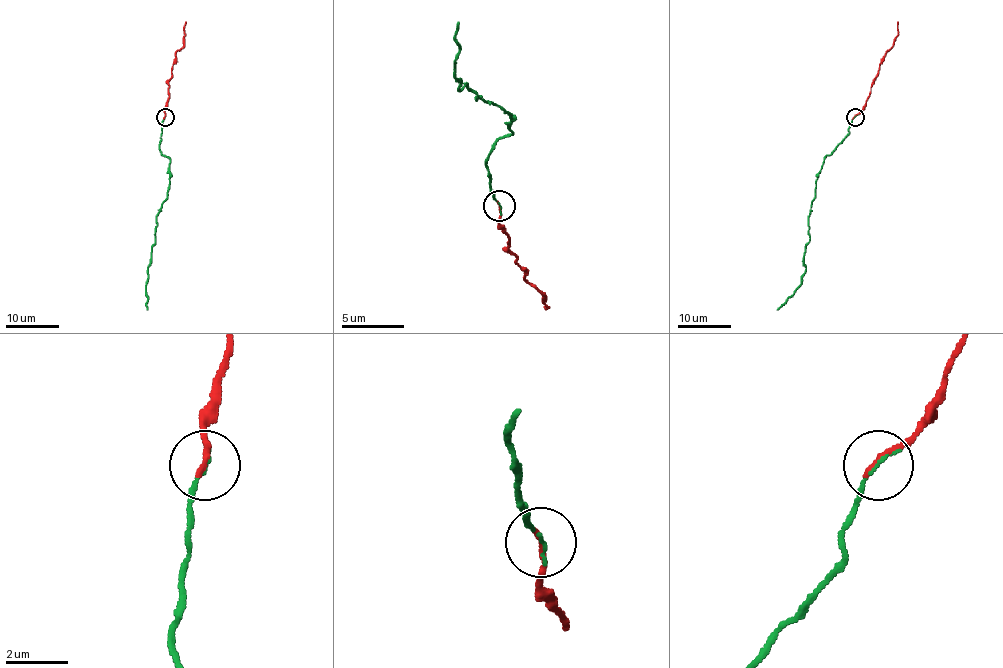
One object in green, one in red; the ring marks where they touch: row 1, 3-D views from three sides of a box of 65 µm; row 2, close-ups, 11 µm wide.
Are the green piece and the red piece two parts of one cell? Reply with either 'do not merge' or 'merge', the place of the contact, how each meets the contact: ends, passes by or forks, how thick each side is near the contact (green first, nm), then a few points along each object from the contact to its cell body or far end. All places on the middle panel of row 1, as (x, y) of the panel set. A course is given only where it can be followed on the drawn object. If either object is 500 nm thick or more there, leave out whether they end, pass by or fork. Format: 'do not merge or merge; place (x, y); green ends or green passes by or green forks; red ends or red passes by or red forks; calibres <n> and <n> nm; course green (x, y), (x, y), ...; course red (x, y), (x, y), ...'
merge; place (499, 206); green ends; red ends; calibres 100 and 200 nm; course green (498, 206), (486, 156), (511, 134), (511, 115), (476, 99), (467, 87), (461, 90), (454, 77), (457, 21); course red (498, 203), (498, 222), (508, 247), (517, 257), (524, 276), (542, 295), (546, 307), (549, 307)

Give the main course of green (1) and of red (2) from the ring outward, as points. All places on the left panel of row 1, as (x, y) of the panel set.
1: (164, 117), (159, 151), (170, 160), (170, 180), (167, 199), (156, 217), (146, 287), (147, 309)
2: (164, 117), (168, 80), (172, 76), (175, 53), (183, 47), (186, 21)

